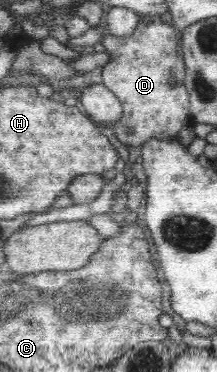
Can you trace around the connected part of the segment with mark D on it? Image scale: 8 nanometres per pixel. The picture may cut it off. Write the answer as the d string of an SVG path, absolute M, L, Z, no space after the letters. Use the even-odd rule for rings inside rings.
M141 17L138 27L132 35L128 37L112 37L105 35L102 37L102 45L106 54L112 54L112 61L108 61L102 67L102 80L107 89L123 104L123 119L120 122L108 125L116 138L122 144L128 146L142 147L150 139L177 139L180 130L184 125L195 125L195 121L190 112L189 94L185 87L185 76L187 67L182 57L178 55L178 37L174 34L173 24L167 18ZM174 76L176 85L172 86L170 78ZM127 129L132 129L132 133L127 133Z

